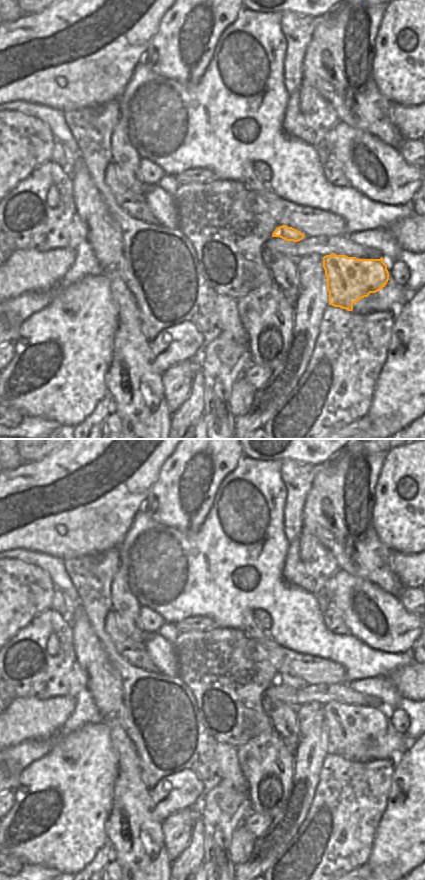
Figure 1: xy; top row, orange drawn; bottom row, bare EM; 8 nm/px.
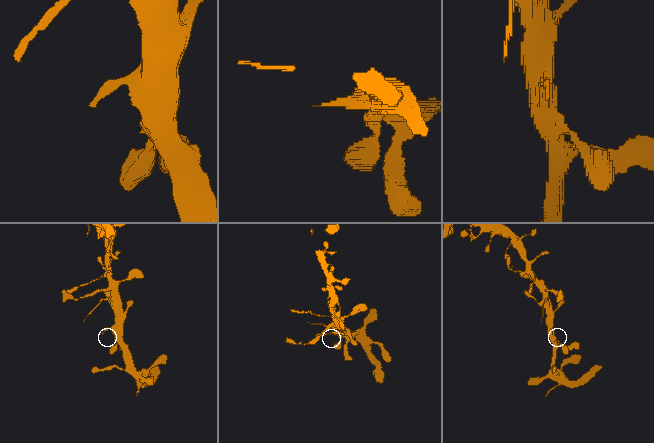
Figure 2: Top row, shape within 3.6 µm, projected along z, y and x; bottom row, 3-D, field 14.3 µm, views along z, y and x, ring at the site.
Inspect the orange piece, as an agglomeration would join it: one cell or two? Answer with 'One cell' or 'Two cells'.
One cell.

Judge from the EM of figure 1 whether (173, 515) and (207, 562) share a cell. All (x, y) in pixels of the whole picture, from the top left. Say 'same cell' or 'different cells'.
different cells

